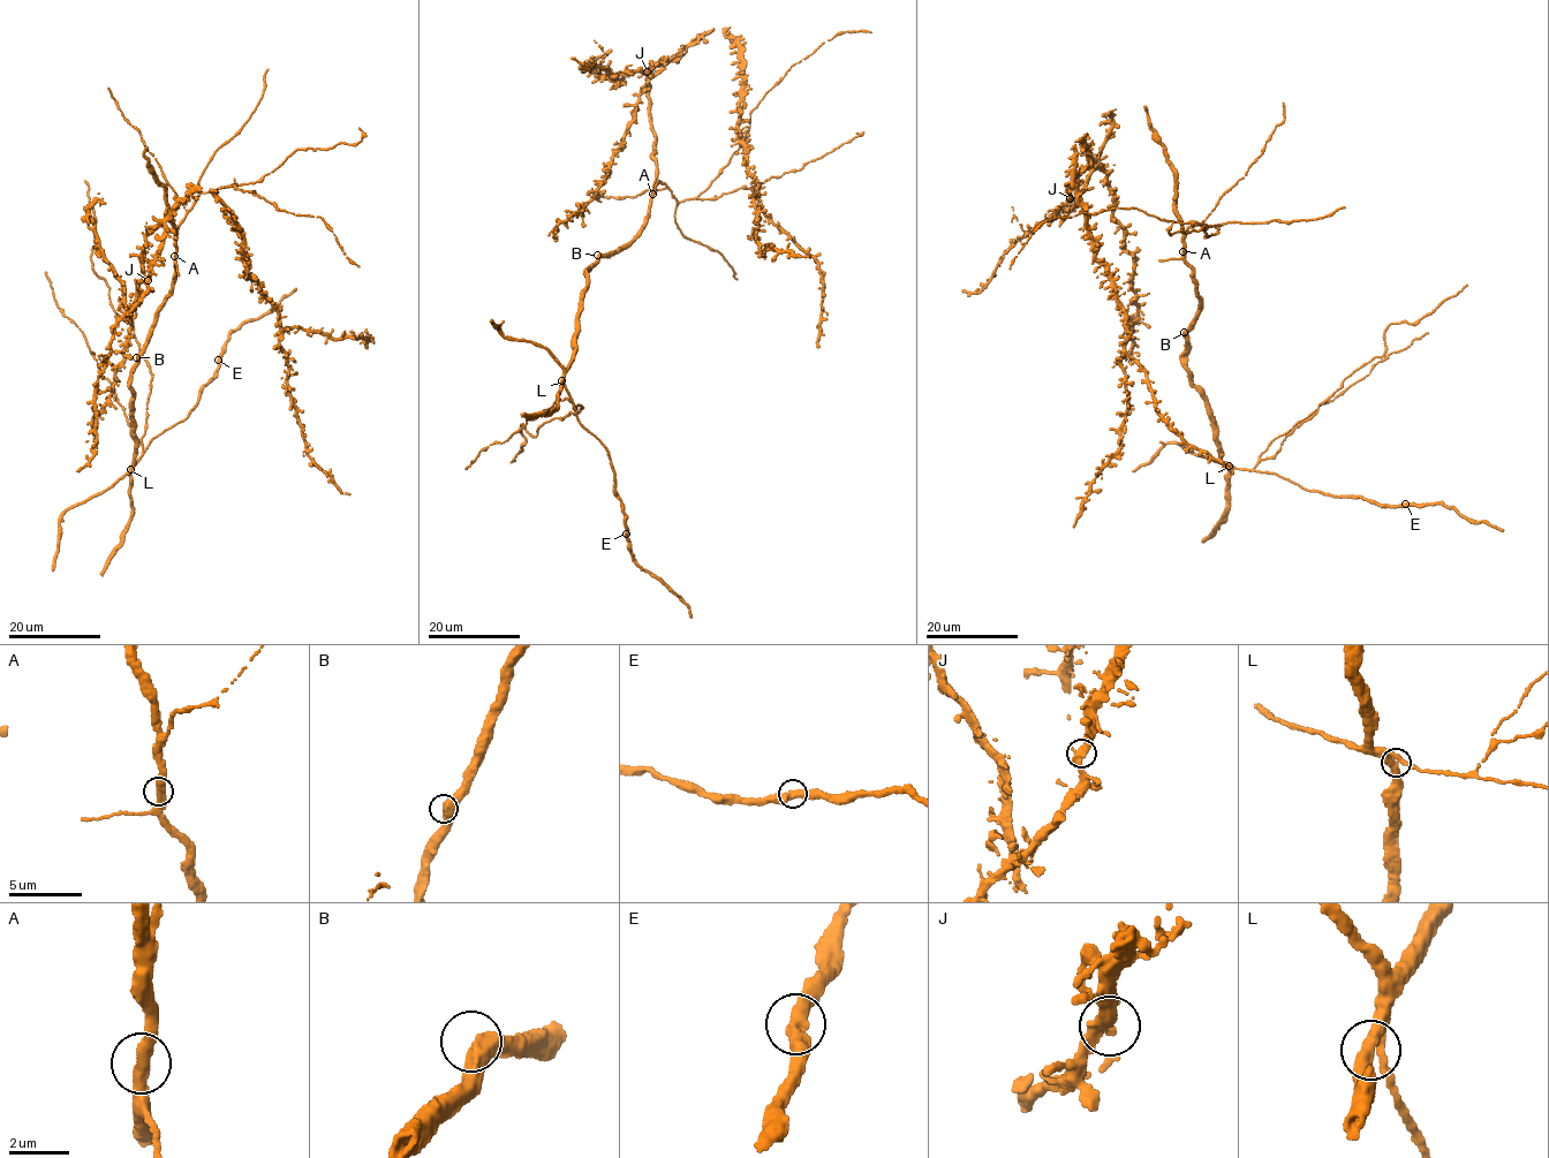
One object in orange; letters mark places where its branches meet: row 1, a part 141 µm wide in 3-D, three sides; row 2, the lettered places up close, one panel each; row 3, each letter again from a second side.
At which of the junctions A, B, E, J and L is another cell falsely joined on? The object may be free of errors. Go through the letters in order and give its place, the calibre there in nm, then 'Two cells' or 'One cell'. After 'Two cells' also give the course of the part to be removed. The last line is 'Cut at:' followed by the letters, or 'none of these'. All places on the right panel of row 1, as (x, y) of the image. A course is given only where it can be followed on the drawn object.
A: Place: (1183, 251). Thickness 440 nm. One cell
B: Place: (1184, 332). Thickness 460 nm. One cell
E: Place: (1405, 504). Thickness 440 nm. One cell
J: Place: (1070, 198). Thickness 440 nm. One cell
L: Place: (1229, 466). Thickness 400 nm. One cell
Cut at: none of these

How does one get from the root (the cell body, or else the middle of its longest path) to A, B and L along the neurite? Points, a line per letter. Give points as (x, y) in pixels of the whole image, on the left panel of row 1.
A: (174, 280), (174, 256)
B: (174, 280), (172, 295), (157, 313), (152, 334), (136, 357)
L: (174, 280), (172, 295), (157, 313), (129, 380), (134, 394), (136, 452), (130, 469)

